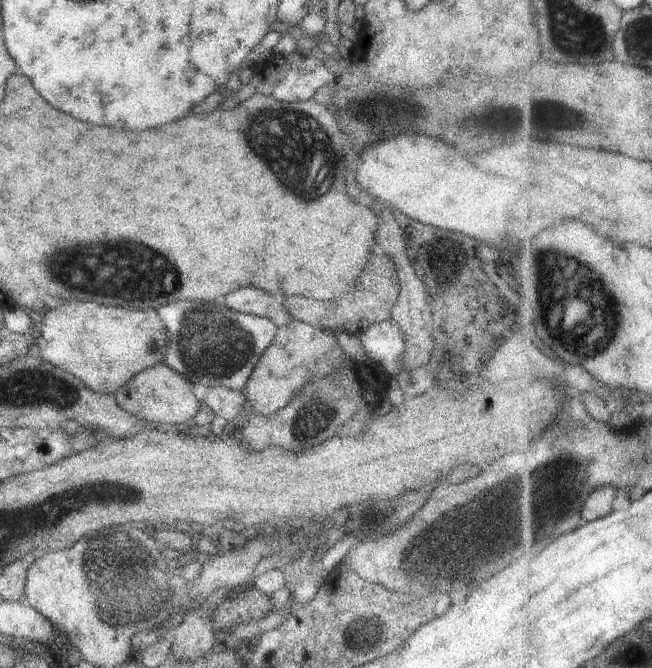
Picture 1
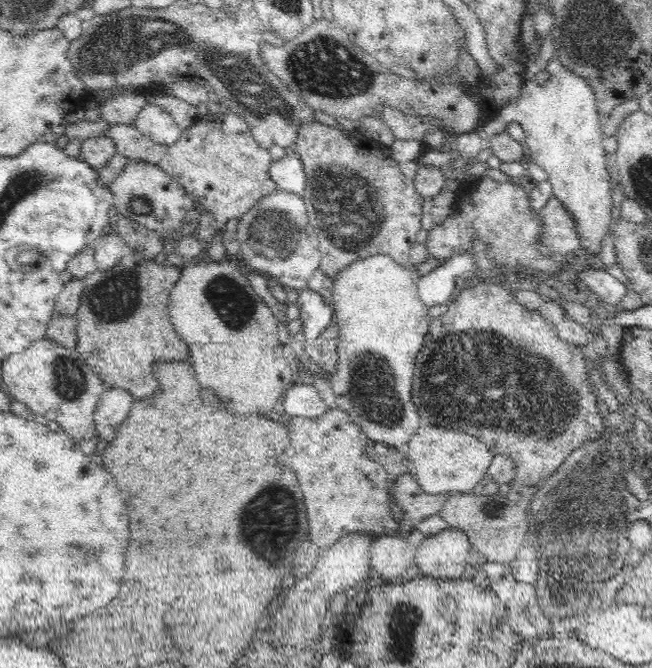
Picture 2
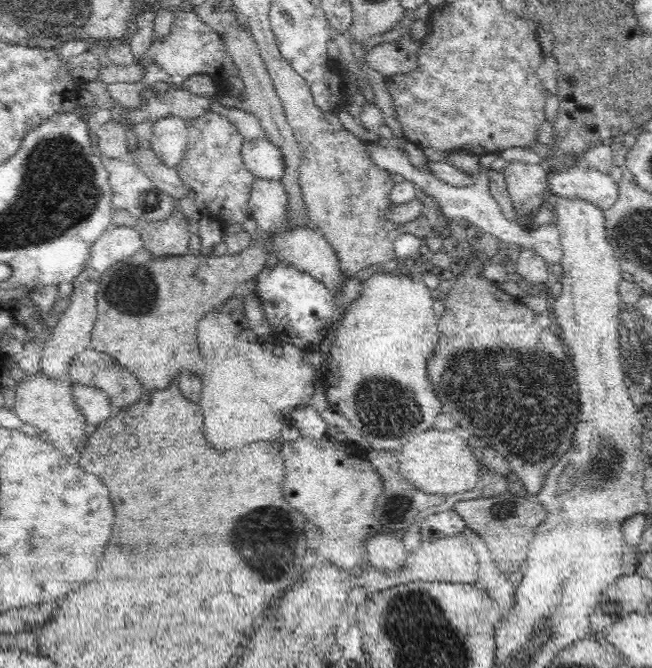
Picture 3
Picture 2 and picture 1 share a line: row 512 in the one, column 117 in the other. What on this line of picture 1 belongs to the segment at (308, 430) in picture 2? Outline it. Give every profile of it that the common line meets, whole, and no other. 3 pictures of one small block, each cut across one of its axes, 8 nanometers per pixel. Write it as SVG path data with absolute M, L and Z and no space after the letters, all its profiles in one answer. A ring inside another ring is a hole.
M66 302L62 306L46 310L41 324L37 327L35 352L56 368L69 372L81 380L90 390L97 393L114 395L128 381L143 370L163 362L162 350L167 339L167 332L154 310L130 310L116 306L100 306L92 302Z

